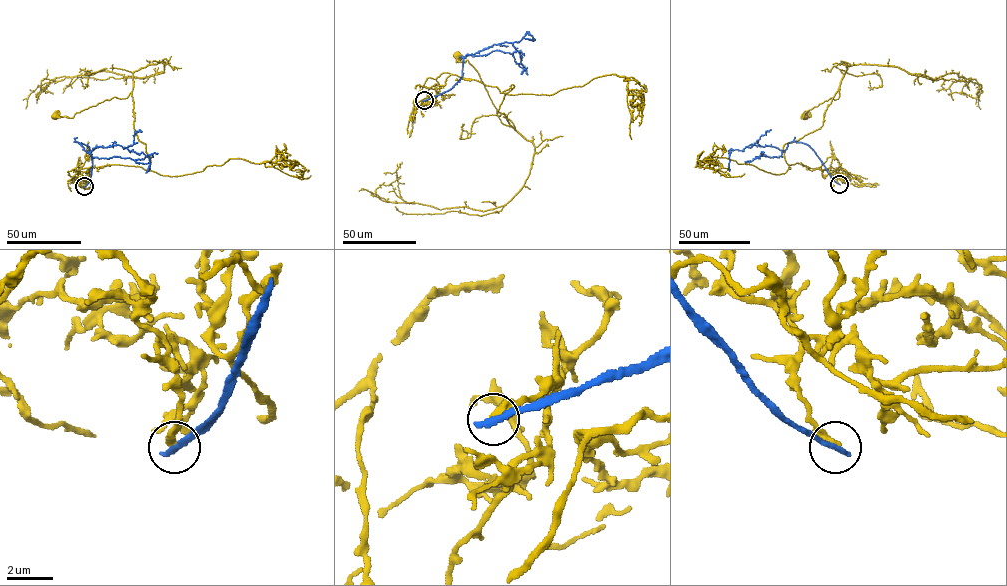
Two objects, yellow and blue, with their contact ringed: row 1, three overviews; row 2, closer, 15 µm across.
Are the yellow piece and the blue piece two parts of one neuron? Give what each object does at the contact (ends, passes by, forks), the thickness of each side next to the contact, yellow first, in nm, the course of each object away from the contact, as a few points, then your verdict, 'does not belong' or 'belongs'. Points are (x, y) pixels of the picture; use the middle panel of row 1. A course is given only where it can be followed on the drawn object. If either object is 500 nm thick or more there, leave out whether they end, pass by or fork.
yellow ends | blue ends | 320/320 nm | yellow via (424, 100), (451, 74), (501, 93), (514, 85), (498, 112), (509, 125), (477, 71), (457, 54) | blue via (424, 100), (451, 89), (461, 77), (466, 54), (519, 41), (528, 32), (535, 40), (524, 38) | does not belong

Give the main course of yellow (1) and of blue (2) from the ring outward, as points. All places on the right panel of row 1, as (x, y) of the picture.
1: (839, 184), (833, 168), (789, 168), (783, 150), (822, 126), (839, 90), (838, 99), (804, 116)
2: (839, 184), (809, 146), (792, 141), (783, 151), (749, 144), (743, 150), (729, 150), (729, 171)

